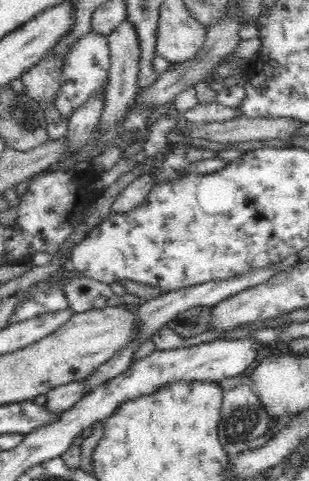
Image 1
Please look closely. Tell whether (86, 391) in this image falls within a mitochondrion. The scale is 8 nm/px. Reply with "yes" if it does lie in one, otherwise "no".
no

